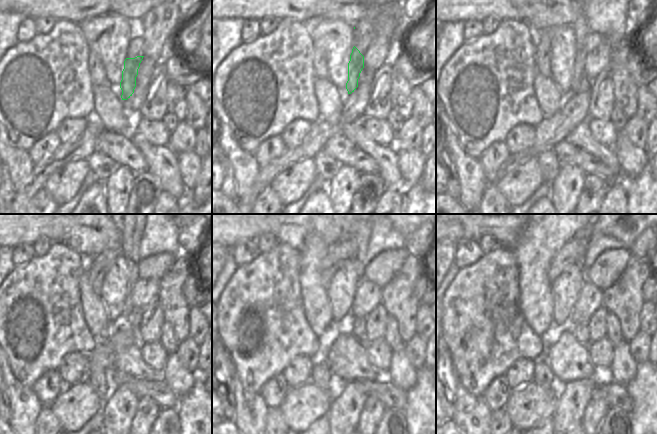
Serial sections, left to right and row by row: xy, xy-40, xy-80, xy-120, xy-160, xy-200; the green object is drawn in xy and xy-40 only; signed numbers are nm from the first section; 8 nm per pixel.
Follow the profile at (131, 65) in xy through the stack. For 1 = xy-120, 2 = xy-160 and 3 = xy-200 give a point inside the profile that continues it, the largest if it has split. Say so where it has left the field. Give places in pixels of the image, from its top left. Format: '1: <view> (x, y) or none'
1: xy-120 (130, 234)
2: xy-160 (360, 234)
3: xy-200 (583, 235)

